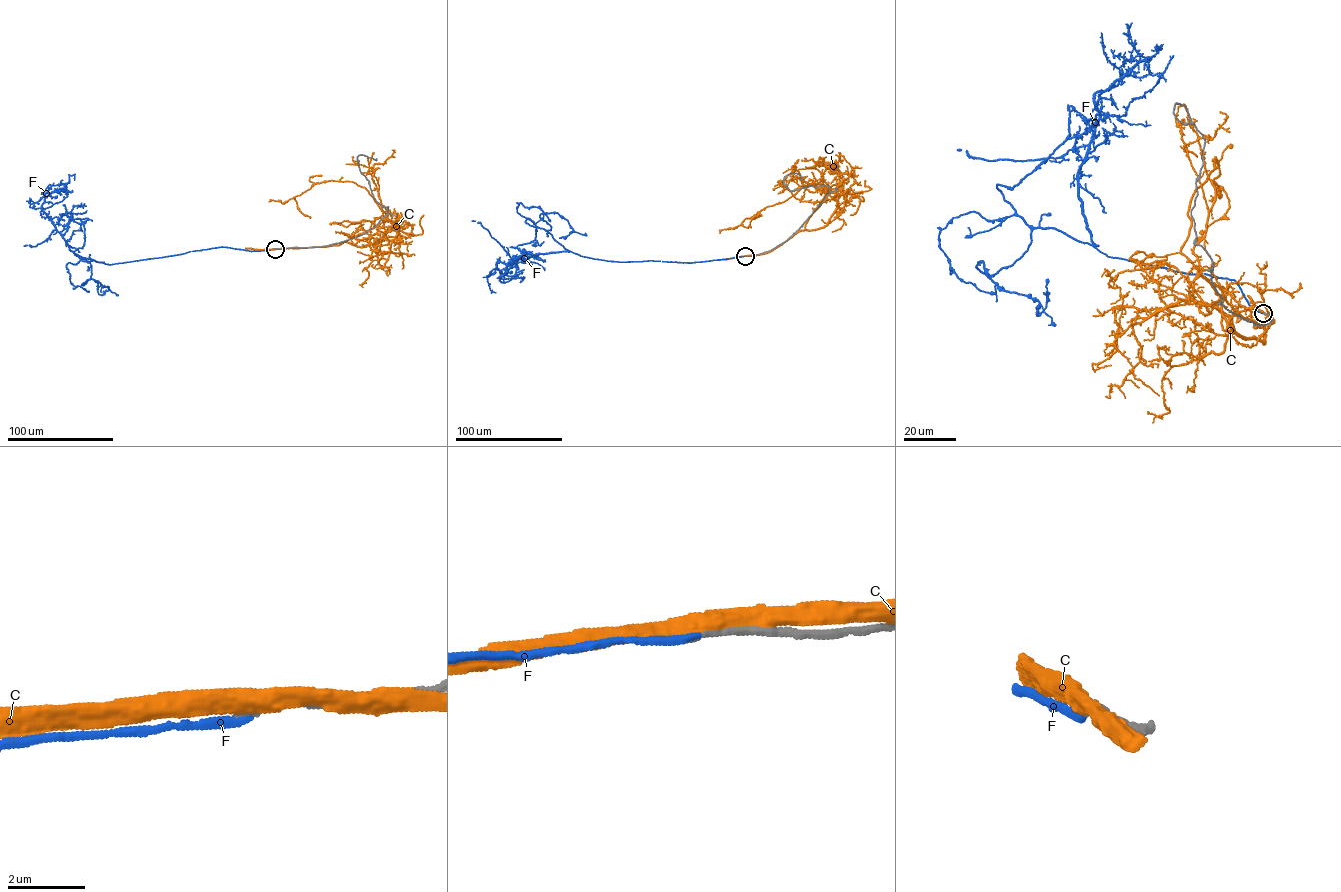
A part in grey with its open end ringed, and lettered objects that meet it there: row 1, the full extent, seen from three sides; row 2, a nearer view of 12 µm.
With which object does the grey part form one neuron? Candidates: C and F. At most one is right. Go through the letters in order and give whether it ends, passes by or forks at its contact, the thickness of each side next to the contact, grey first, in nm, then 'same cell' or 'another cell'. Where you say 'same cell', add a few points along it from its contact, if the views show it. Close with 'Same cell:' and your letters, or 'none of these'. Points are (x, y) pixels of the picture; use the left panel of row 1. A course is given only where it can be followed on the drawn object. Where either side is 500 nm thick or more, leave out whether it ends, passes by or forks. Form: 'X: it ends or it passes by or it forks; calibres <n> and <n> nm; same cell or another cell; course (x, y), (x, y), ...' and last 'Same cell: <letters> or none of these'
C: it passes by; calibres 240 and 420 nm; another cell
F: it ends; calibres 180 and 220 nm; same cell; course (275, 249), (219, 247), (110, 265), (82, 257), (70, 249), (41, 208), (69, 175), (74, 180)
Same cell: F

